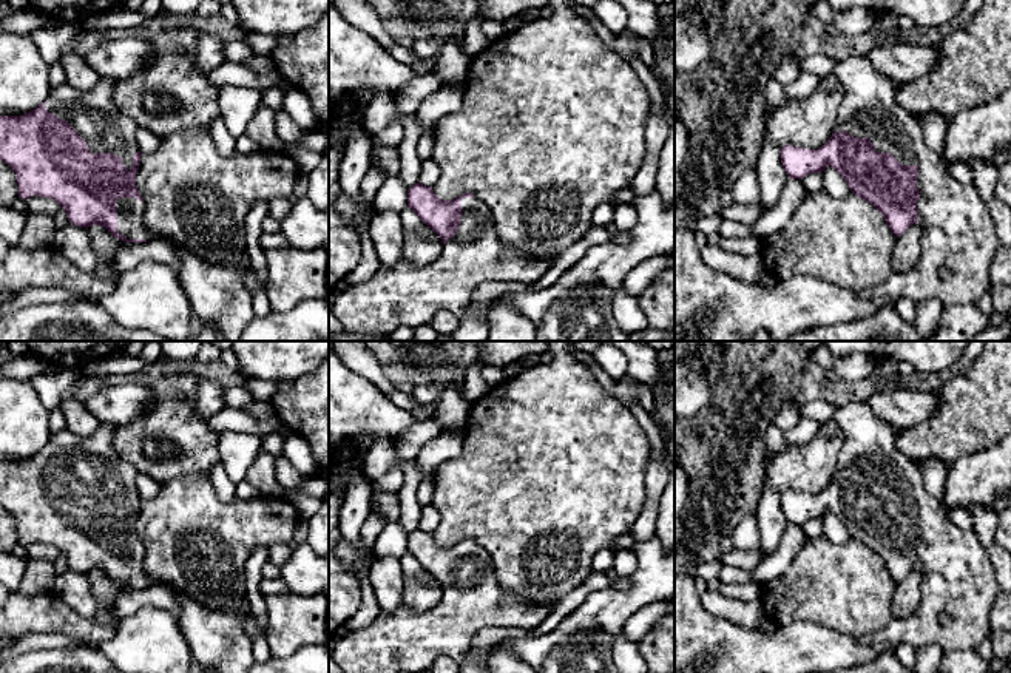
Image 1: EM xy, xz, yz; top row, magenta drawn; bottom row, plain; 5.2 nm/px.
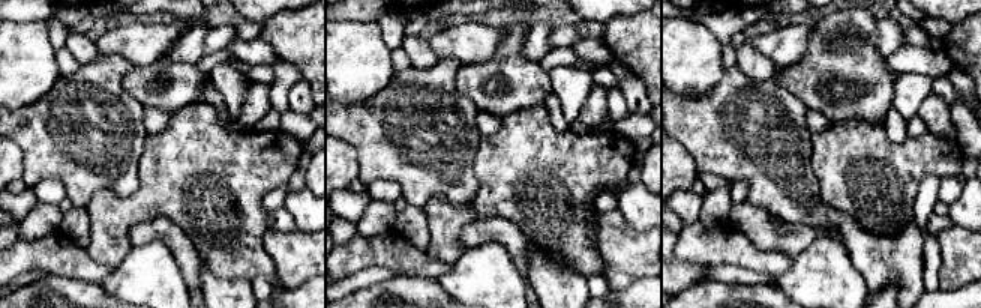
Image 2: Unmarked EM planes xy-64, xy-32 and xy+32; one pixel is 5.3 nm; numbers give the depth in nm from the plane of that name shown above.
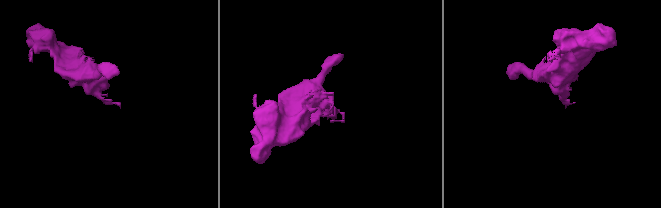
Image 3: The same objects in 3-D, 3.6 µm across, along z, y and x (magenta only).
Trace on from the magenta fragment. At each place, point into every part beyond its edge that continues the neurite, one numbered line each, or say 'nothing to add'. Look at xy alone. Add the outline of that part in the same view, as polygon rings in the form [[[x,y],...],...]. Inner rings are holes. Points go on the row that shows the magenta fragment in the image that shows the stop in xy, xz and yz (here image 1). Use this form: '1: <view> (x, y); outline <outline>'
1: xy (91, 113); outline [[[99,79],[91,90],[74,90],[66,83],[52,86],[46,99],[46,110],[66,120],[88,144],[93,154],[113,153],[122,157],[127,171],[139,151],[136,122],[117,110],[113,90],[117,80]]]

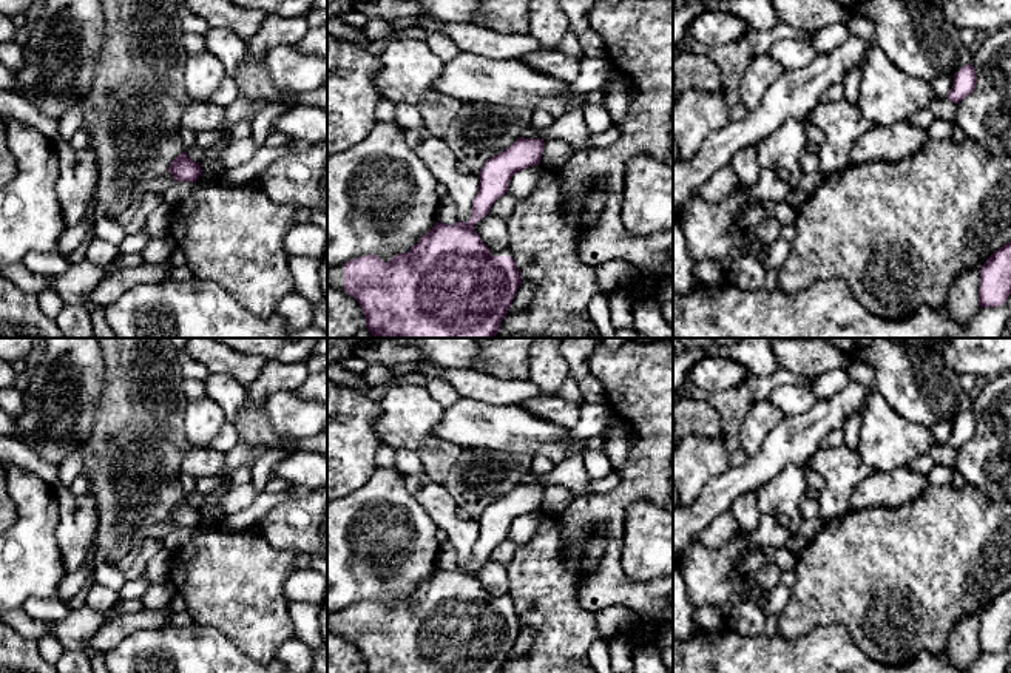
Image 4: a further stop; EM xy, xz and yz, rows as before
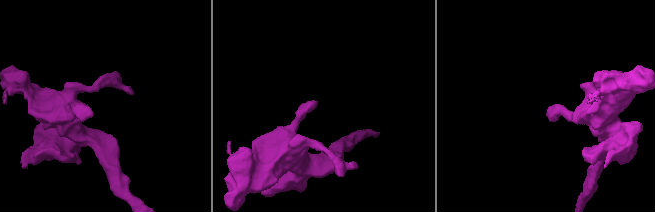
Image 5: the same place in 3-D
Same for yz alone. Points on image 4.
nothing to add

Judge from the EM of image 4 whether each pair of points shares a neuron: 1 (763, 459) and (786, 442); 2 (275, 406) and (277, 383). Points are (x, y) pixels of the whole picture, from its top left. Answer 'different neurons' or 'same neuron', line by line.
1: same neuron
2: different neurons

